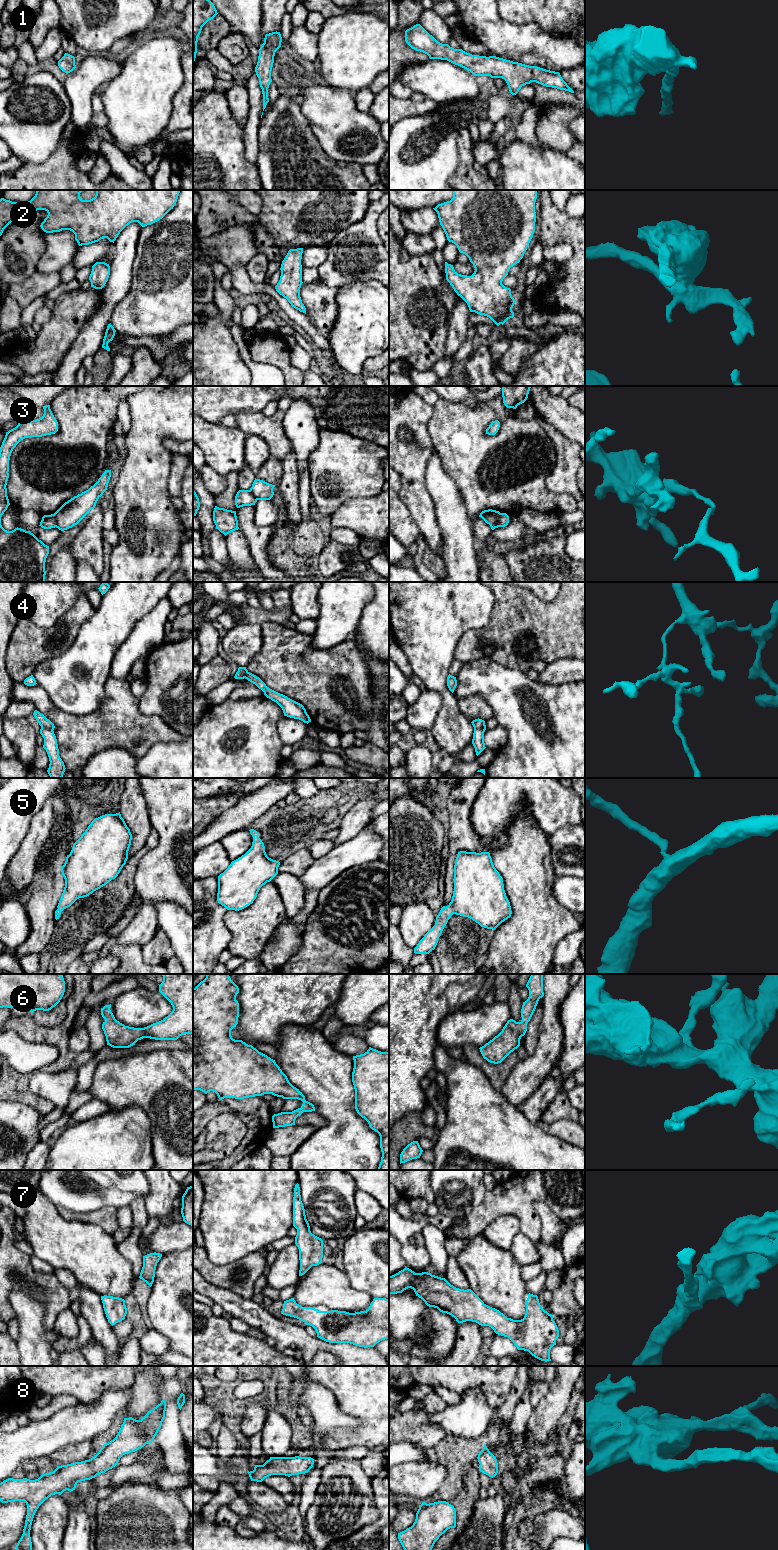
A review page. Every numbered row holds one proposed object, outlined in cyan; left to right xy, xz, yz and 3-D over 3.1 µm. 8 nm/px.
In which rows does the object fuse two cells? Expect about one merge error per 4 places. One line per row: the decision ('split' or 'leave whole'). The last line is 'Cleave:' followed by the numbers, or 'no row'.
1: leave whole
2: leave whole
3: split
4: split
5: leave whole
6: leave whole
7: leave whole
8: leave whole
Cleave: 3, 4

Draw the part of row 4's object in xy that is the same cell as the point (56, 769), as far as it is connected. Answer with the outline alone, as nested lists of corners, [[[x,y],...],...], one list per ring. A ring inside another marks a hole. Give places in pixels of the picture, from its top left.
[[[41,727],[40,734],[44,738],[43,748],[46,750],[50,761],[47,772],[50,778],[62,778],[66,768],[59,756],[59,749],[54,731]]]

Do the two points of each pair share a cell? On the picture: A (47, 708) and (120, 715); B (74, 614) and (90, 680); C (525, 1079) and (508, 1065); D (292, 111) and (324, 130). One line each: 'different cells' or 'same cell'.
A: same cell
B: different cells
C: different cells
D: different cells

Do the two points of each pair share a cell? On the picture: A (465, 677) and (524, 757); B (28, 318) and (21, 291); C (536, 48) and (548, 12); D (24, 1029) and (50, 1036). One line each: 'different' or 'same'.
A: same
B: different
C: different
D: same

